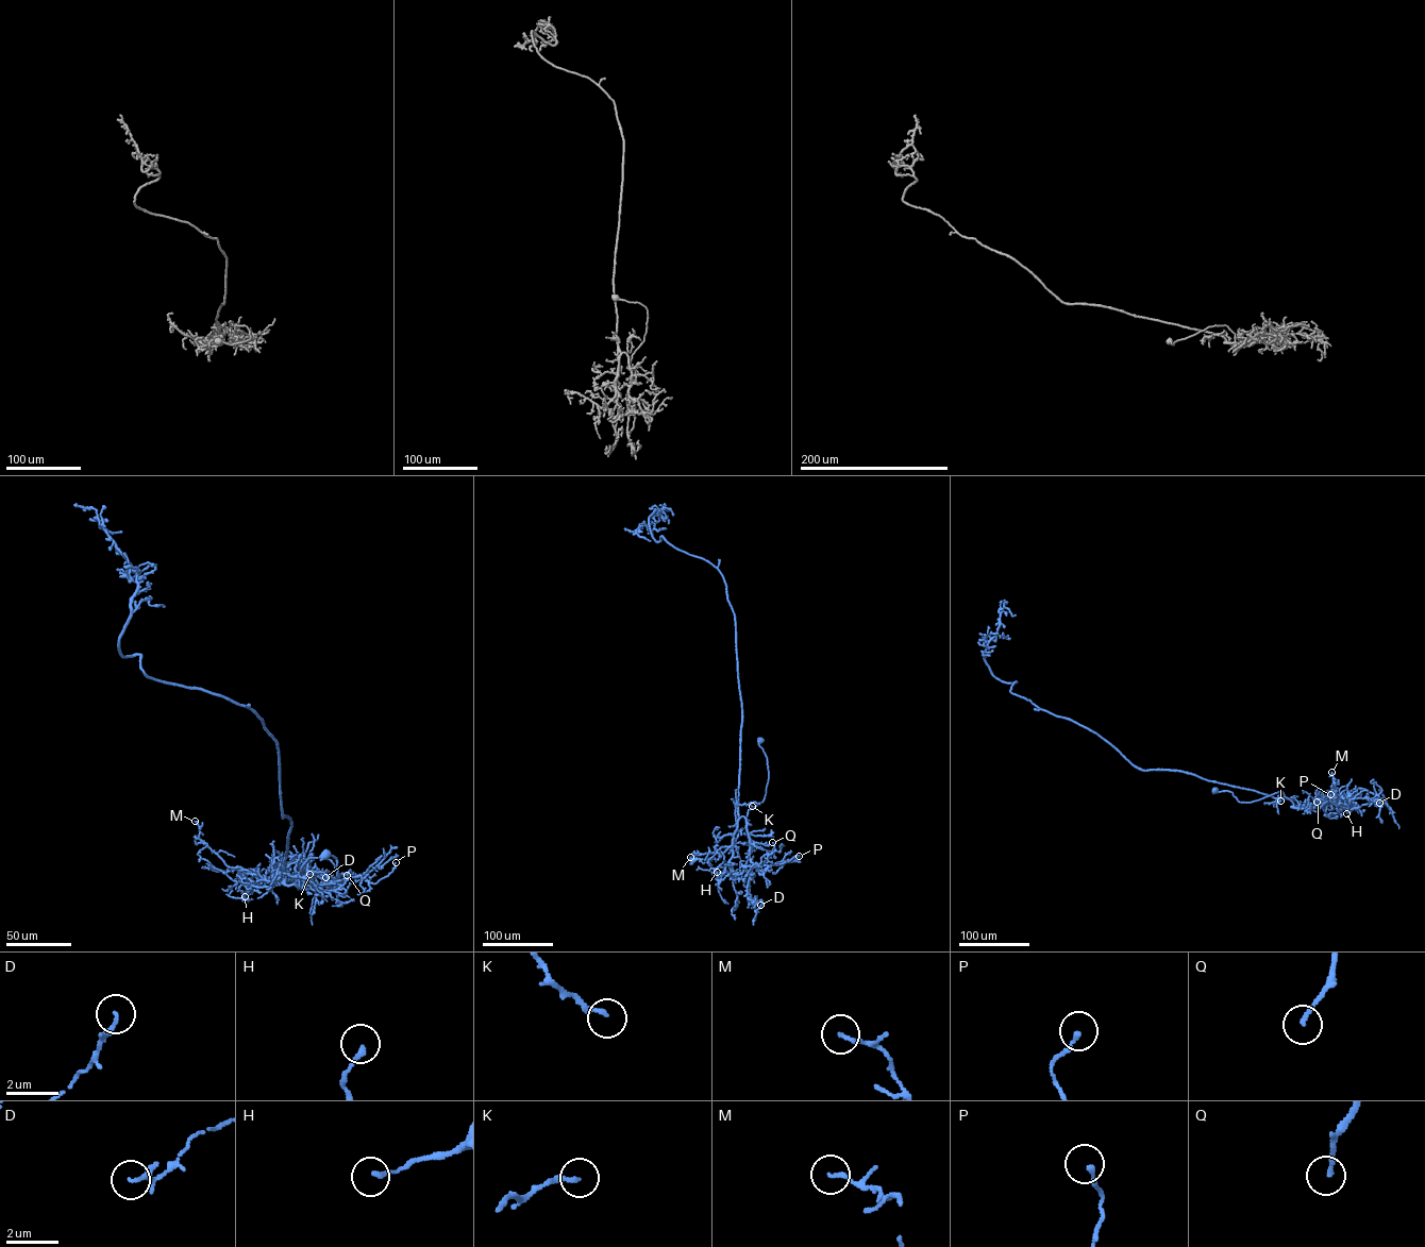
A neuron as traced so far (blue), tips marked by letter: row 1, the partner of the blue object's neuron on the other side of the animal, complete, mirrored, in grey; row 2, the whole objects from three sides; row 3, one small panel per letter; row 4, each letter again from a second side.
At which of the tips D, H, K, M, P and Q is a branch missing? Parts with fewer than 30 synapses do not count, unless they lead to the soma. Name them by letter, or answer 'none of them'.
none of them

